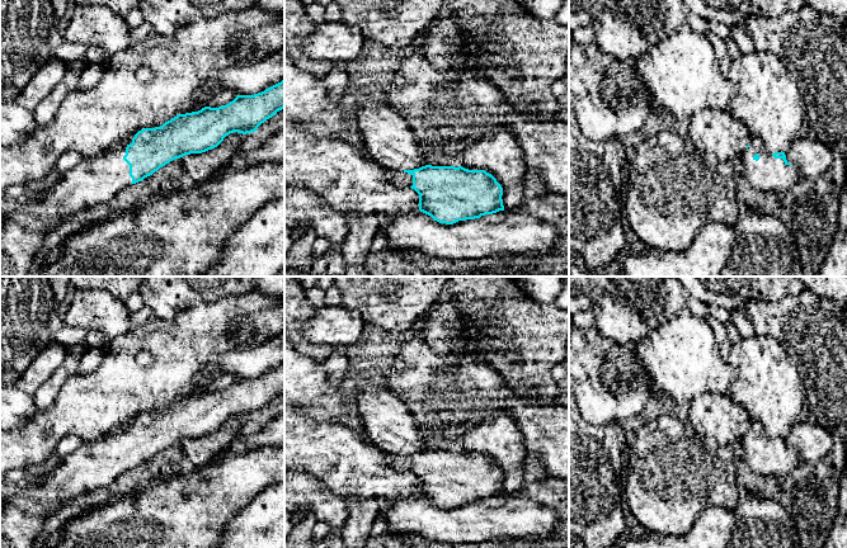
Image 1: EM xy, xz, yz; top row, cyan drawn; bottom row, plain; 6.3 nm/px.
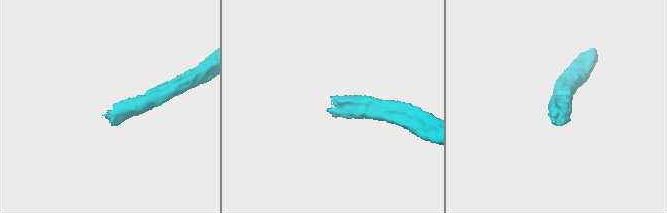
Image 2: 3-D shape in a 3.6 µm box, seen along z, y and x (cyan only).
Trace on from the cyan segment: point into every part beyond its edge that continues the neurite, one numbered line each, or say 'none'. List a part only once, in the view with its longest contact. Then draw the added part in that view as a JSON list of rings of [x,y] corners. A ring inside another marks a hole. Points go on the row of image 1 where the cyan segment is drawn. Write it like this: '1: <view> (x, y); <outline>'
1: xy (94, 180); [[[132,140],[114,145],[98,157],[84,157],[58,183],[42,193],[41,202],[25,204],[19,209],[9,208],[9,218],[1,219],[0,277],[27,277],[47,232],[86,208],[112,202],[118,192],[131,185],[130,165],[123,160],[130,143]]]

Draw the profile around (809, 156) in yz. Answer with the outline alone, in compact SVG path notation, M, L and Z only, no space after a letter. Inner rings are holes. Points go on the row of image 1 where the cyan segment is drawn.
M811 134L795 138L785 155L800 178L806 179L815 179L824 174L833 161L833 151Z

